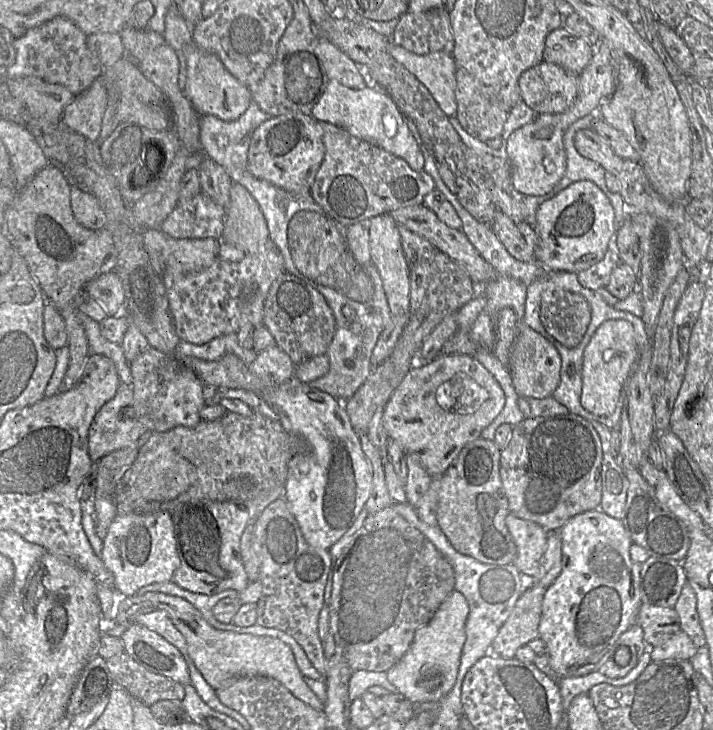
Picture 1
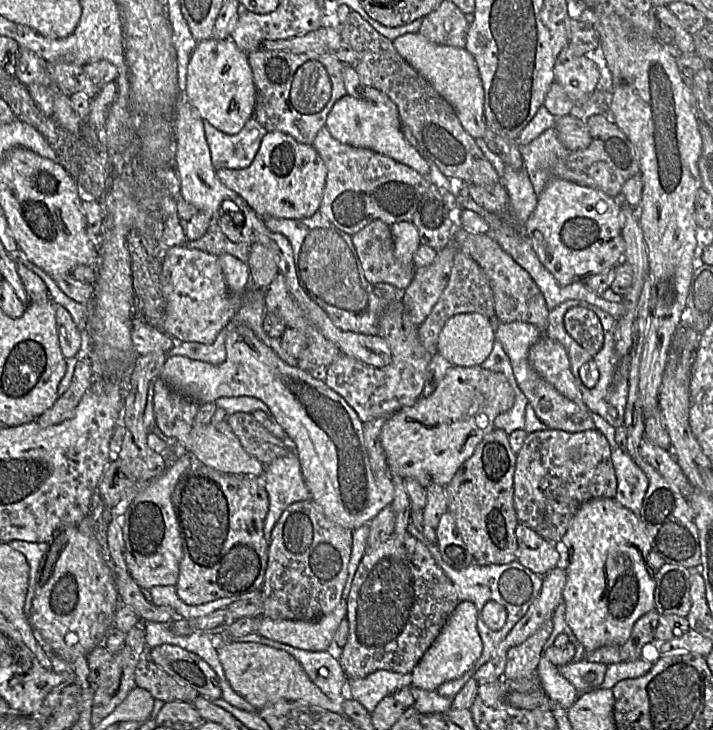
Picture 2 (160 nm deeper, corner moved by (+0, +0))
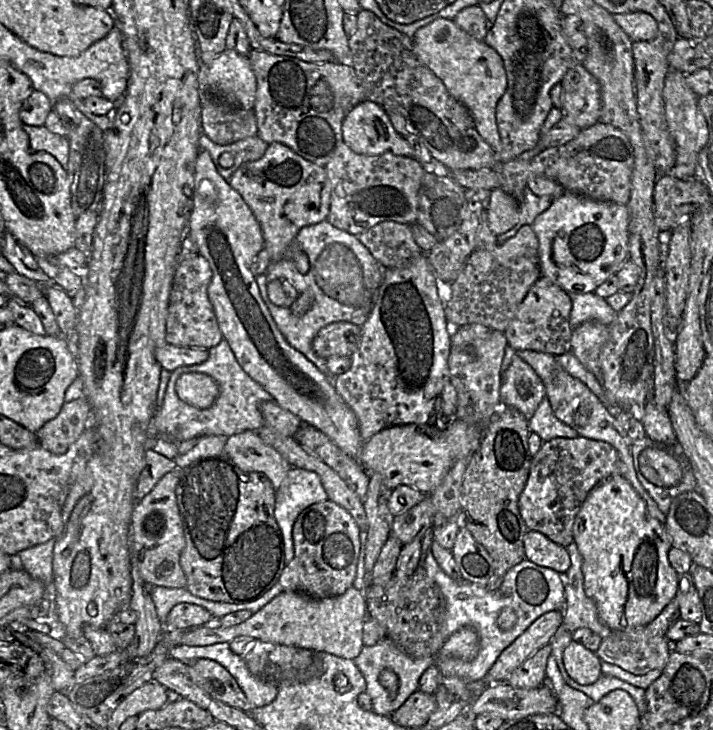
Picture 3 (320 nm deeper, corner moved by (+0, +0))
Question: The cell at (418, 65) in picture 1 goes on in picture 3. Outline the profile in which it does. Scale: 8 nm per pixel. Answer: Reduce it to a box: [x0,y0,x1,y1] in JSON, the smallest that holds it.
[413,19,507,152]

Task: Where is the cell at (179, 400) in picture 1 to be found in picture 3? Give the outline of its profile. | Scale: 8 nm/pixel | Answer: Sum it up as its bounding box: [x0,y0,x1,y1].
[225,431,291,491]

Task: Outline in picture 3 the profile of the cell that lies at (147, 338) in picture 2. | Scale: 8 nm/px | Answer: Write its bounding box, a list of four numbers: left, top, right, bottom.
[155,342,208,372]

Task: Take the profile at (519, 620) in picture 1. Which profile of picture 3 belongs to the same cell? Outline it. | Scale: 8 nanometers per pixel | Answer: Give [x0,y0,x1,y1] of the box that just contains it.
[506,643,551,689]

